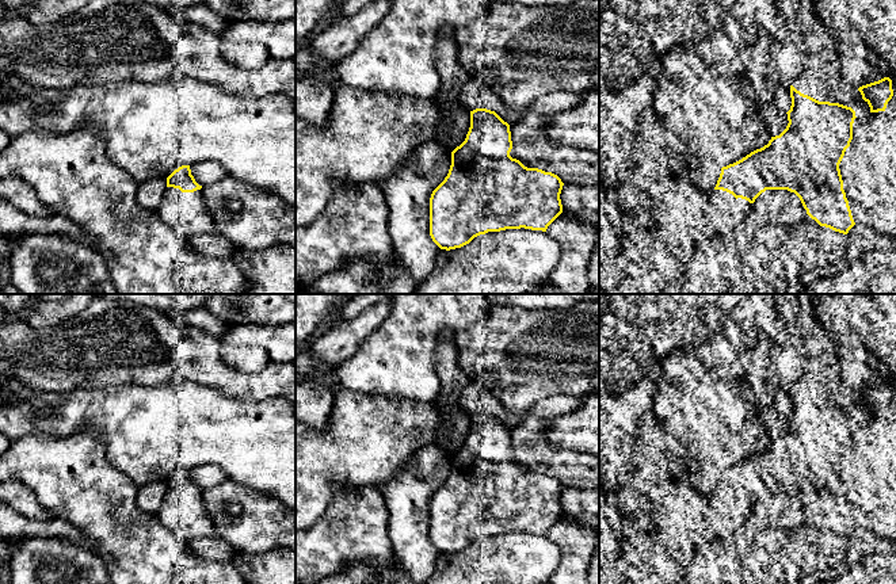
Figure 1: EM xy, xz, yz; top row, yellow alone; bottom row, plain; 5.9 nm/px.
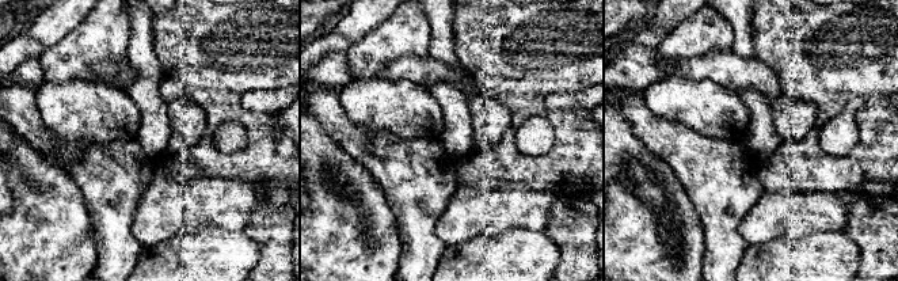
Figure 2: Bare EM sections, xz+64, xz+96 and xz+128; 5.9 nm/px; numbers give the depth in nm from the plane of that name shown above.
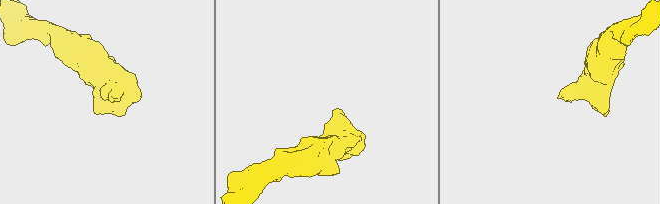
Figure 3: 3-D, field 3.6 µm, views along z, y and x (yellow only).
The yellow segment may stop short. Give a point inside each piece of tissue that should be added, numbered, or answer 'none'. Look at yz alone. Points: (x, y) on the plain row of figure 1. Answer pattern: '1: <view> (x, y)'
1: yz (724, 516)

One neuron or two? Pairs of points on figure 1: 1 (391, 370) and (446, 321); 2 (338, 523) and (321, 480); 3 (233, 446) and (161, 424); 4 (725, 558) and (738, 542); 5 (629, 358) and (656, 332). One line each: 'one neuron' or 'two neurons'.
1: one neuron
2: two neurons
3: one neuron
4: two neurons
5: two neurons

